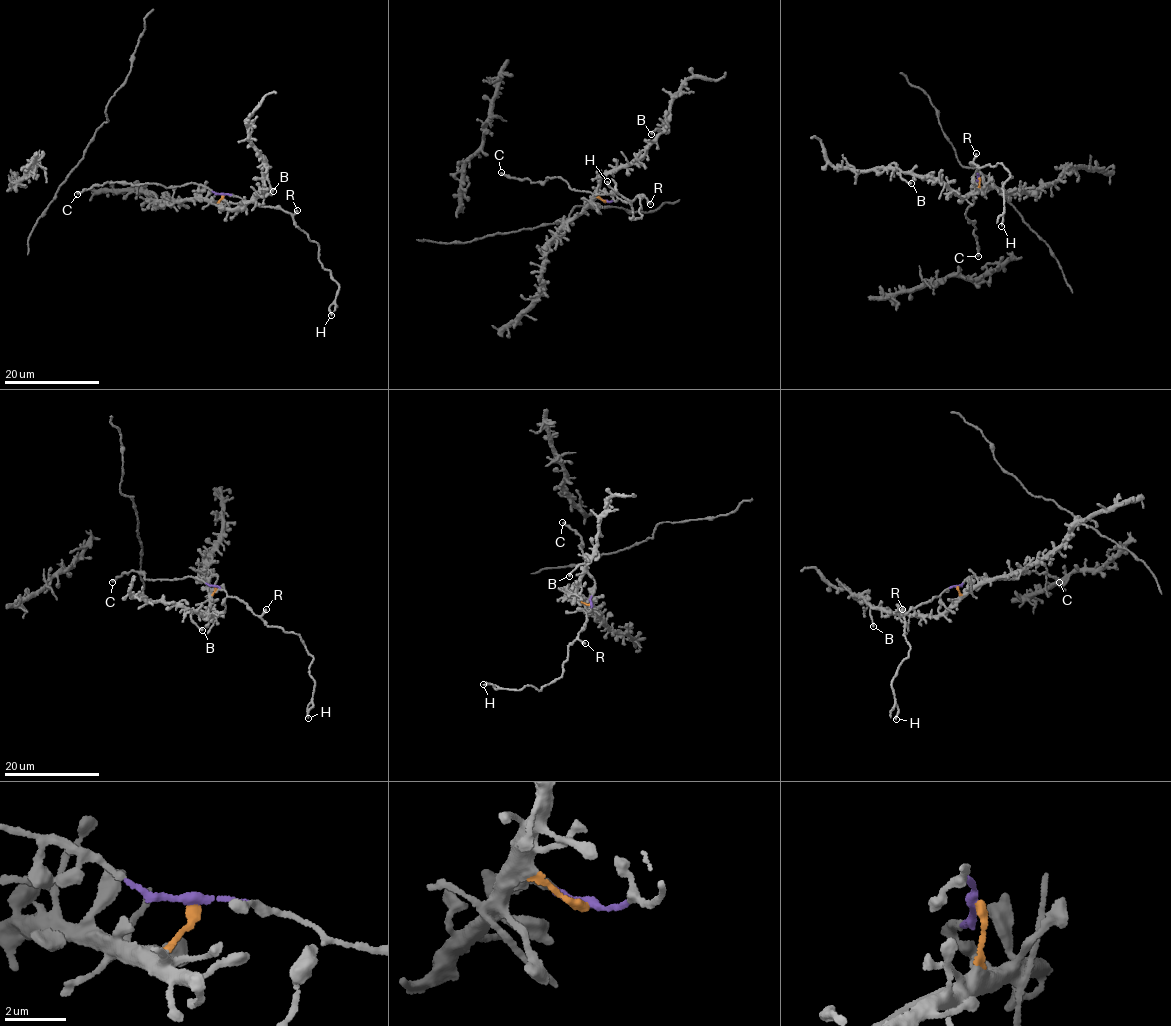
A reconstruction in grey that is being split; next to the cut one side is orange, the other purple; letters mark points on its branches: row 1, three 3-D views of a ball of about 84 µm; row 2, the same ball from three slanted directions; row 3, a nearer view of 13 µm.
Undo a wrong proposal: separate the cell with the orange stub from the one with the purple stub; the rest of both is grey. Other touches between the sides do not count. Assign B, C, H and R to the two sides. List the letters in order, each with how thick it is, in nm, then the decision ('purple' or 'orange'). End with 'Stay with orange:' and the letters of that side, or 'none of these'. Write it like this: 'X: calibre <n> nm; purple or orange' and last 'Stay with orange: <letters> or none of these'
B: calibre 240 nm; orange
C: calibre 320 nm; purple
H: calibre 120 nm; purple
R: calibre 340 nm; purple
Stay with orange: B

